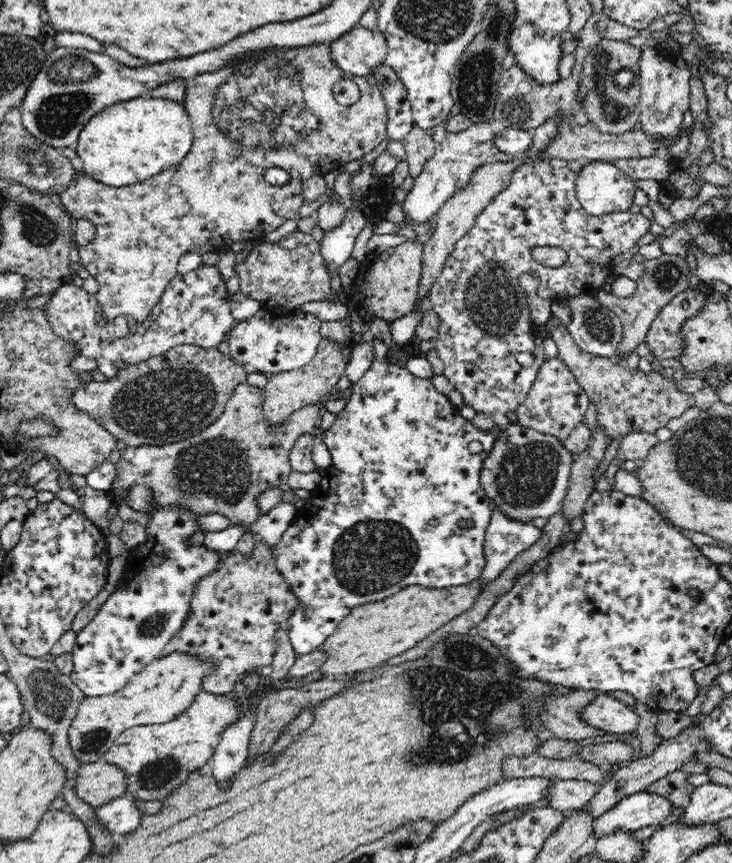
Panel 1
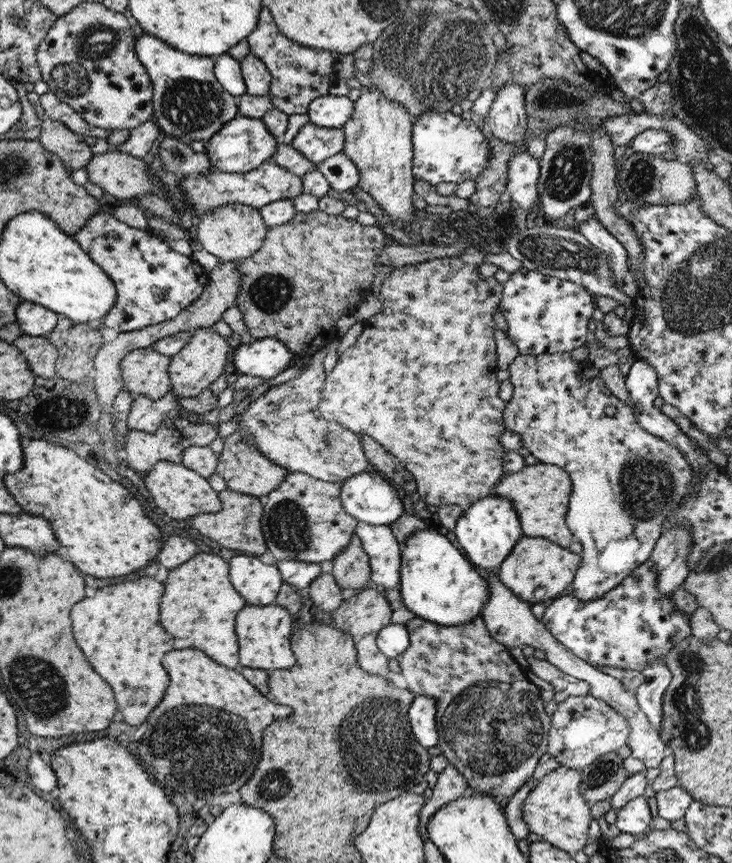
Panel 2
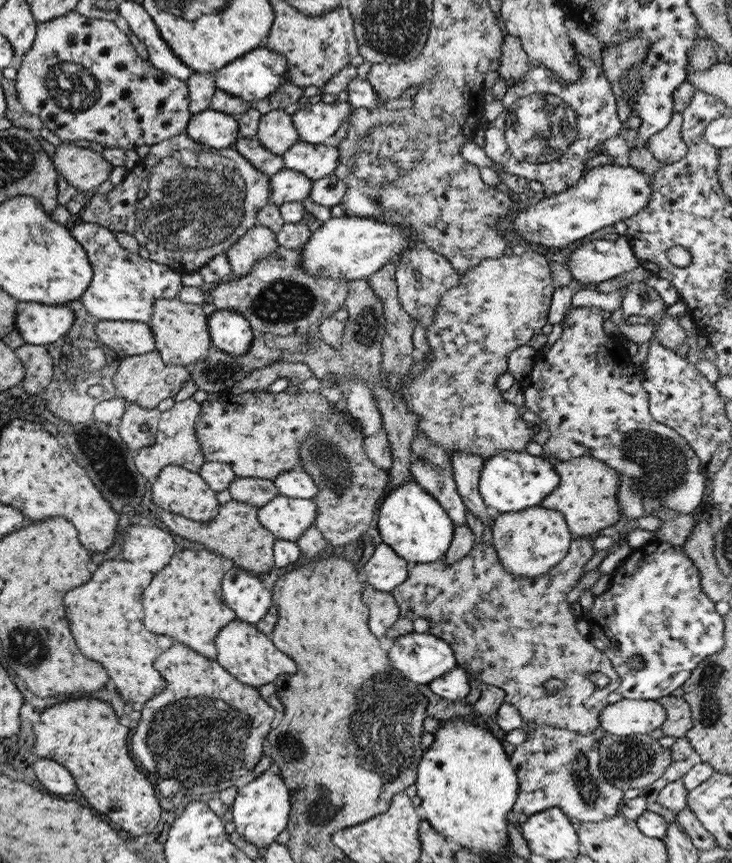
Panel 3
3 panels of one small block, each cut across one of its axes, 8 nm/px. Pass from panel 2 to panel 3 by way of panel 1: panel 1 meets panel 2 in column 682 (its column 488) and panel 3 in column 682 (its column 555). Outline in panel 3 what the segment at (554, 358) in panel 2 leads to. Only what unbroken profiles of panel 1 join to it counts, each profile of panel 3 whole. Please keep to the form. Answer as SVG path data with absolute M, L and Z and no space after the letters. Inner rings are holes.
M570 307L561 322L559 338L534 359L528 374L530 384L522 390L522 404L529 412L537 414L546 433L540 438L540 456L552 463L587 456L615 470L618 476L617 506L621 517L625 516L627 520L648 516L661 506L690 516L699 510L705 490L699 459L687 440L649 415L647 392L640 384L641 378L630 357L622 349L621 338L603 331L602 322L609 315L599 307Z

